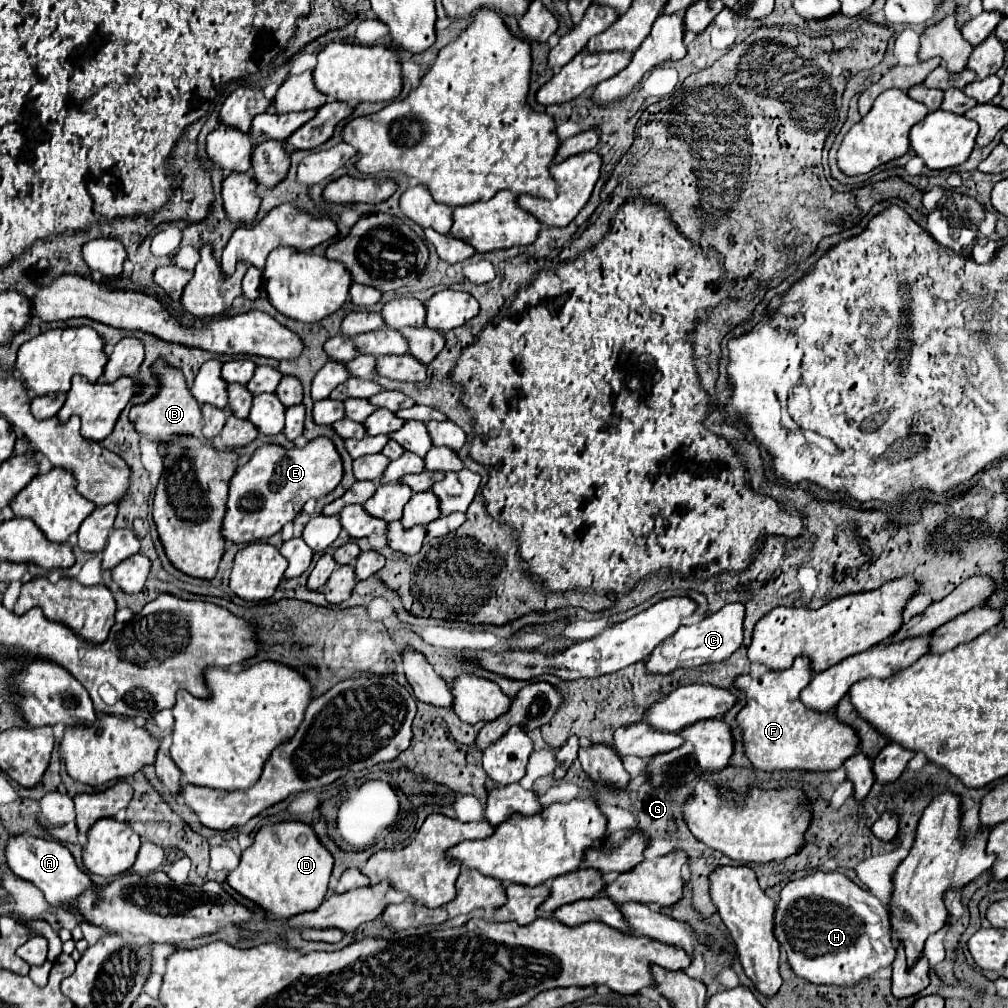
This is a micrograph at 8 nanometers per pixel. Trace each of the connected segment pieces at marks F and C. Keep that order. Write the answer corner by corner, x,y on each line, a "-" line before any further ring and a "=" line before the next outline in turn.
803,655
789,669
767,671
761,677
741,675
737,679
737,687
747,695
747,705
737,715
737,721
743,729
745,755
753,767
761,771
831,771
839,769
859,749
857,731
835,719
835,713
819,713
801,703
799,693
811,679
811,661
=
731,603
691,627
679,627
675,635
659,643
653,649
653,653
647,657
645,673
647,675
657,675
657,673
669,675
681,667
699,667
699,665
713,663
713,661
725,661
735,649
739,649
743,641
741,639
743,617
745,617
745,607
741,603

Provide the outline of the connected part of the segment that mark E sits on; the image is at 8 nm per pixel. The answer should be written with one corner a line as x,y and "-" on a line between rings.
327,437
309,441
303,449
285,449
279,445
263,445
255,455
239,467
229,483
227,513
223,517
221,535
231,543
255,543
283,529
285,523
303,509
309,499
331,493
343,477
341,457

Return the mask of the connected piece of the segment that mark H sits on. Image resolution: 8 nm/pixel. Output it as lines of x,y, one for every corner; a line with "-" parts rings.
815,871
803,879
789,881
781,889
781,899
775,909
775,937
787,953
787,963
795,975
817,985
857,985
871,973
887,967
895,959
895,945
891,939
891,923
887,907
867,889
855,885
845,875
833,871

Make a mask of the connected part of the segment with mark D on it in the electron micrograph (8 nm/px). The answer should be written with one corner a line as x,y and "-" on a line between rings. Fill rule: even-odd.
285,821
265,825
253,845
243,851
241,863
229,873
227,883
245,899
265,911
265,919
291,919
299,913
315,911
327,893
333,857
323,849
311,825

